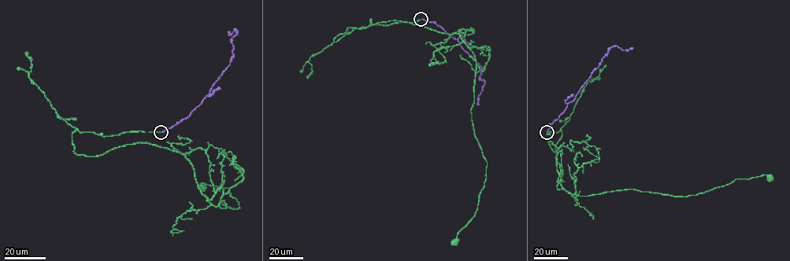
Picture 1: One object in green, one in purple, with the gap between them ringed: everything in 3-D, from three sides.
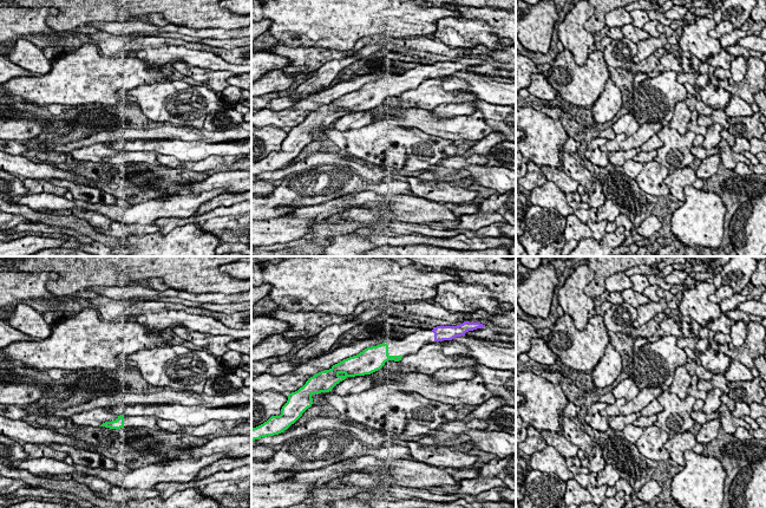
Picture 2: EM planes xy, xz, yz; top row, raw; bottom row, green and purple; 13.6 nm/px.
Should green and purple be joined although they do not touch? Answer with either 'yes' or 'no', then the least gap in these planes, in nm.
yes | 500 nm

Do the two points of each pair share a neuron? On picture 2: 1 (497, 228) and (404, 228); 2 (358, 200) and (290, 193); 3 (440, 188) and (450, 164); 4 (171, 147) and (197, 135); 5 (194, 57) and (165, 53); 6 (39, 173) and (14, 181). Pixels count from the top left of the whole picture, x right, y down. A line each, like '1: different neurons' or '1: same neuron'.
1: same neuron
2: different neurons
3: different neurons
4: different neurons
5: same neuron
6: different neurons

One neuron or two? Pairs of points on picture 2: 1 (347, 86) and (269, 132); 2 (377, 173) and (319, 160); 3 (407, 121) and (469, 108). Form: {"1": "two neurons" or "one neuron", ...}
{"1": "two neurons", "2": "one neuron", "3": "two neurons"}

